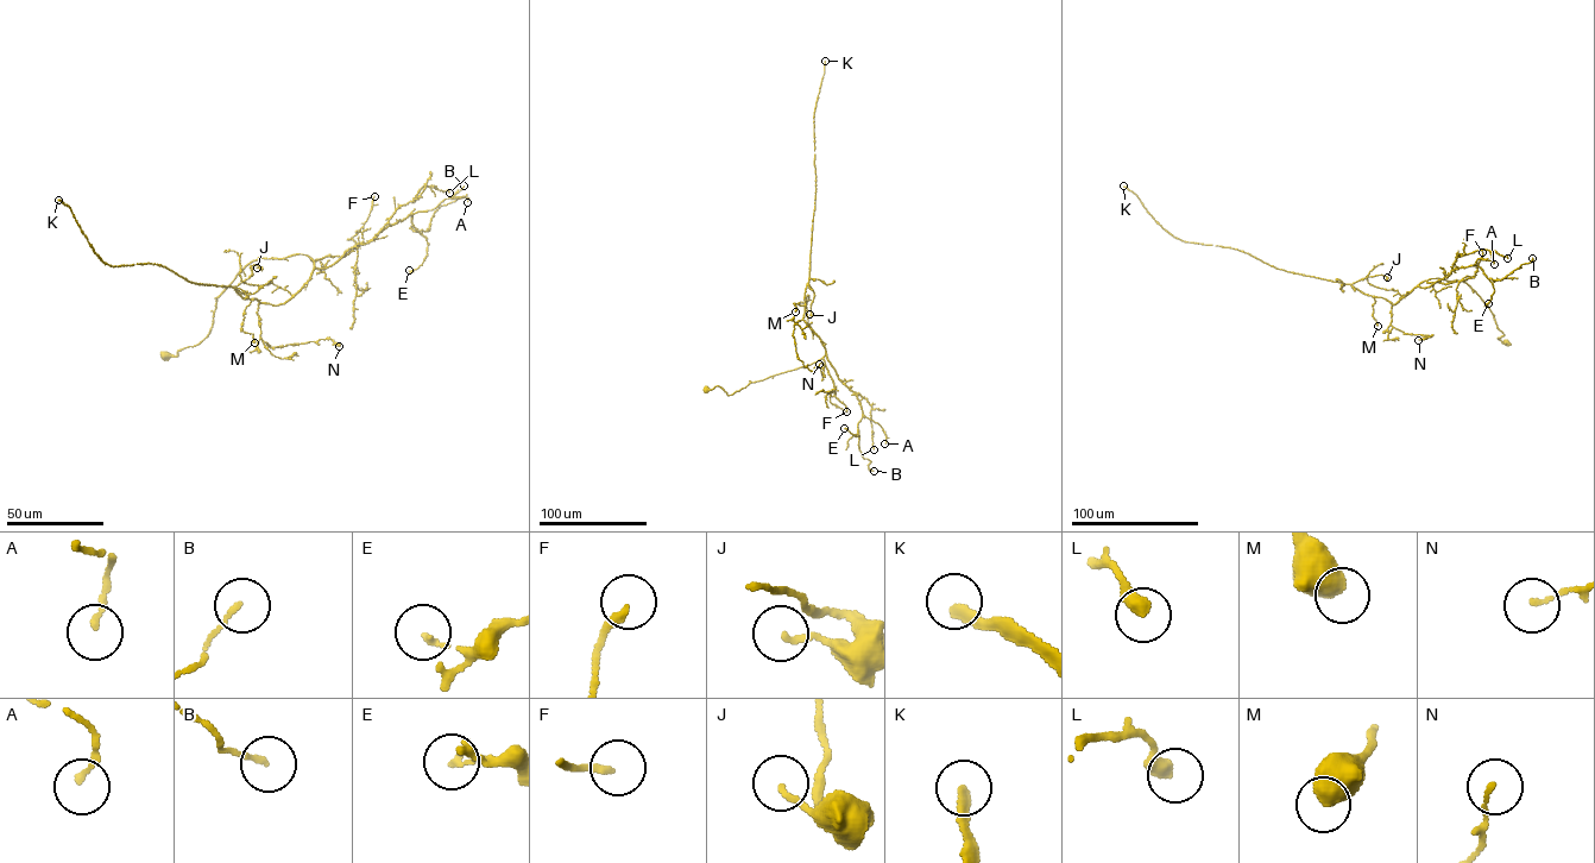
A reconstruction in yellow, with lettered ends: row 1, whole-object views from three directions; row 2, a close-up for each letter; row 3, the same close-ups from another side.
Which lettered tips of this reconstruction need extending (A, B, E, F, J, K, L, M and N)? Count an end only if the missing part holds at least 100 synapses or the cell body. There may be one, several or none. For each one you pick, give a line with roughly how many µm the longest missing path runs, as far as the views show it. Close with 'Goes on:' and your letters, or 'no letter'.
K: missing 200 µm
Goes on: K

